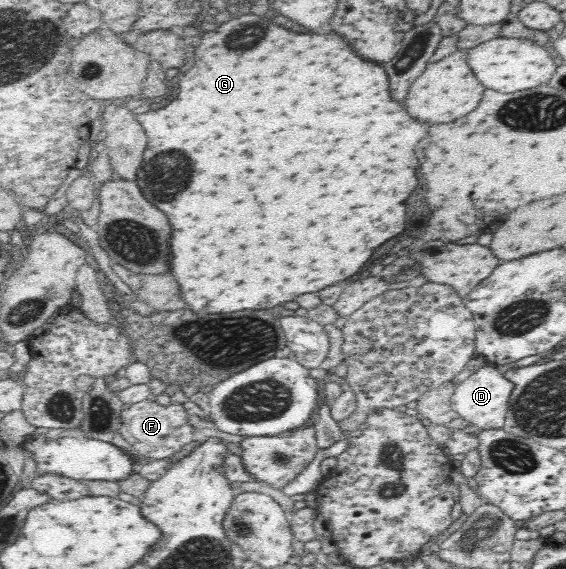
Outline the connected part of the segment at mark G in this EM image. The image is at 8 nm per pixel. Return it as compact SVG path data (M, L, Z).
M269 26L267 34L263 36L261 42L257 42L253 48L249 50L241 50L241 52L231 52L223 62L213 62L211 66L193 66L191 70L187 70L179 82L181 84L181 96L177 96L173 102L169 102L167 106L159 108L159 110L151 110L151 112L145 112L145 114L139 114L139 122L141 126L145 128L147 136L149 136L149 146L145 150L145 156L143 156L143 172L149 172L149 174L139 174L137 176L137 184L141 186L143 190L143 196L153 204L157 206L161 212L167 214L169 222L171 222L171 228L173 228L173 234L171 234L171 276L175 278L175 282L179 282L179 290L181 290L181 296L183 300L187 302L187 306L197 312L197 314L229 314L229 312L239 312L239 310L265 310L265 308L275 308L277 304L283 304L283 302L291 302L295 300L297 296L305 294L305 292L319 292L335 282L341 282L341 280L347 280L349 276L357 274L363 264L367 264L367 260L371 258L371 254L375 252L375 248L379 248L383 242L387 242L389 238L401 234L405 230L405 216L407 216L407 208L403 208L405 200L411 196L411 192L415 190L415 186L419 184L417 182L417 156L415 156L415 146L421 138L427 136L427 130L429 126L423 124L423 122L417 122L417 120L411 120L409 114L403 110L401 104L393 102L391 96L389 96L389 80L387 80L387 74L385 70L379 66L379 64L371 64L363 58L359 58L355 54L355 50L349 46L347 48L347 42L337 36L337 34L295 34L295 32L289 32L285 28L279 28L279 26Z

